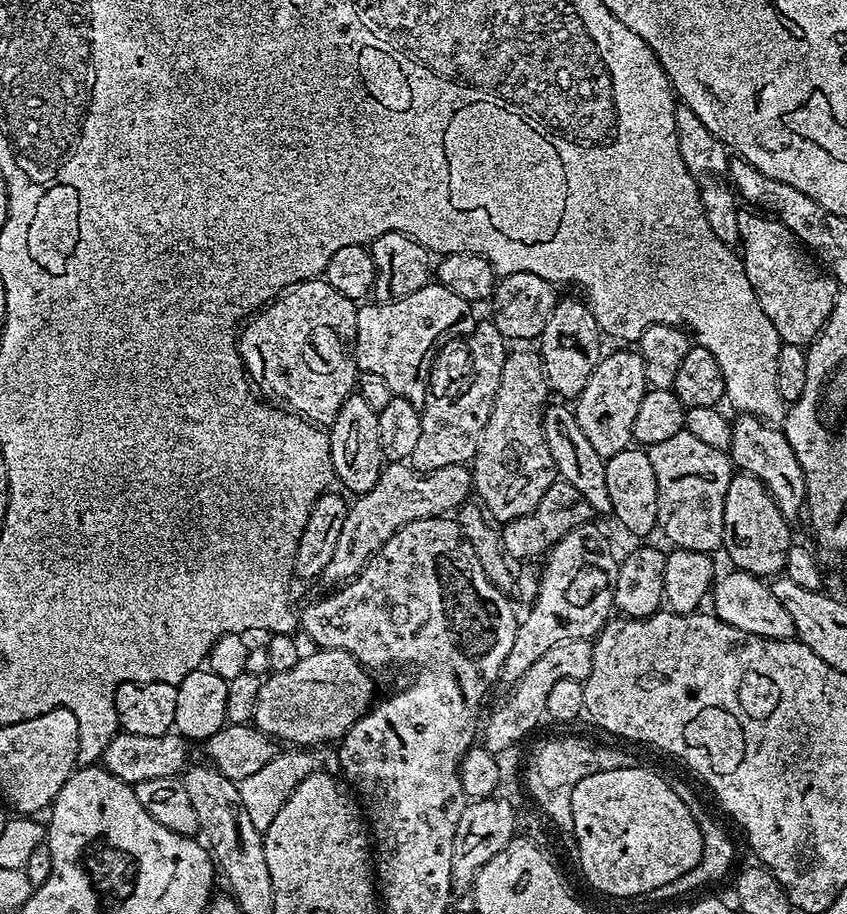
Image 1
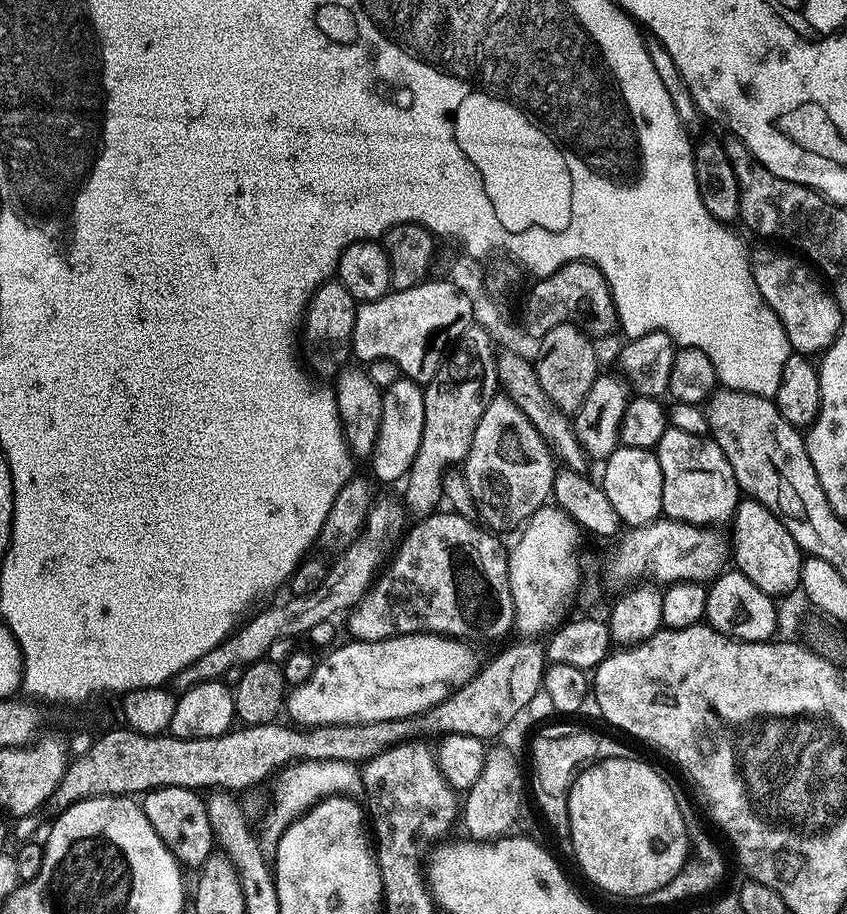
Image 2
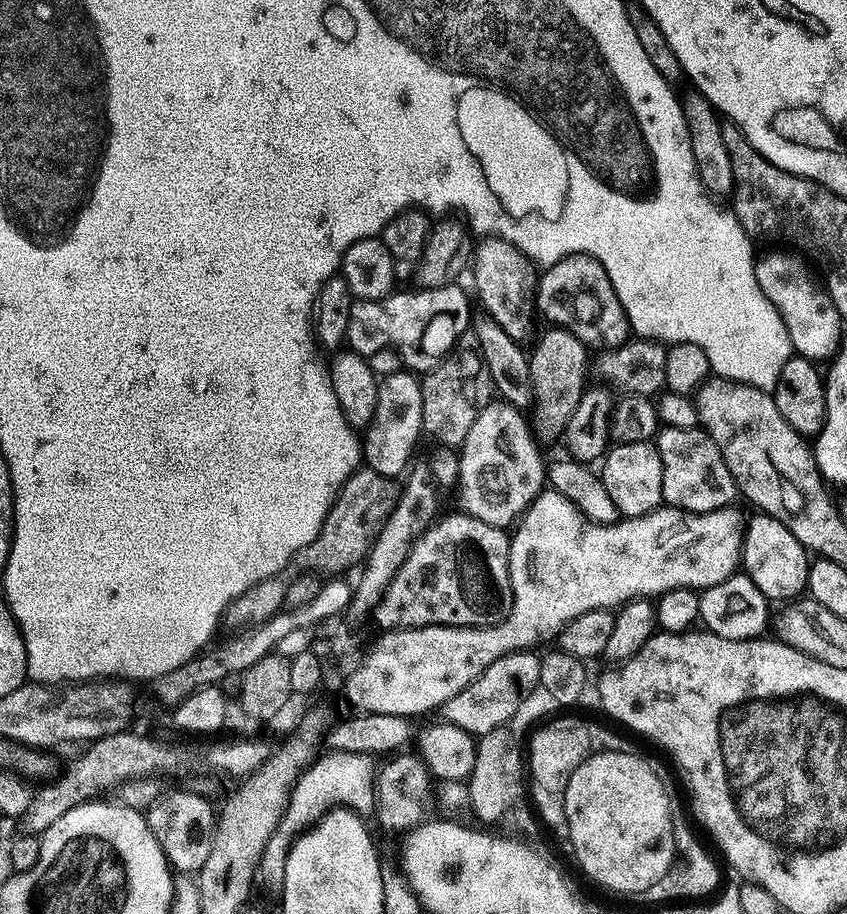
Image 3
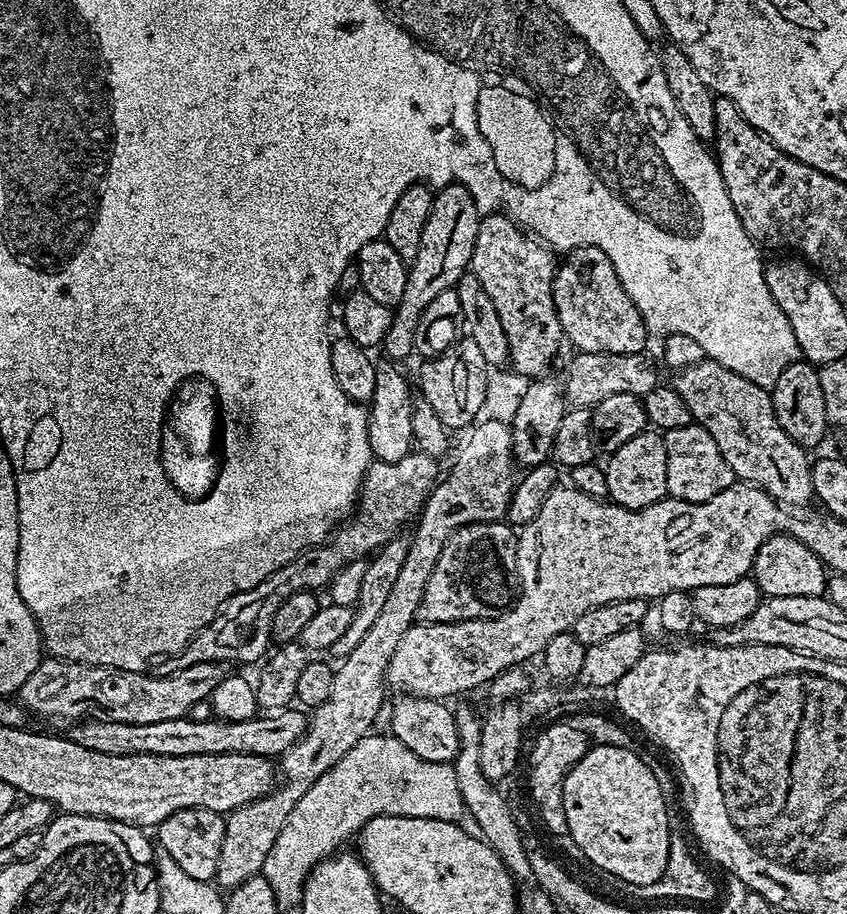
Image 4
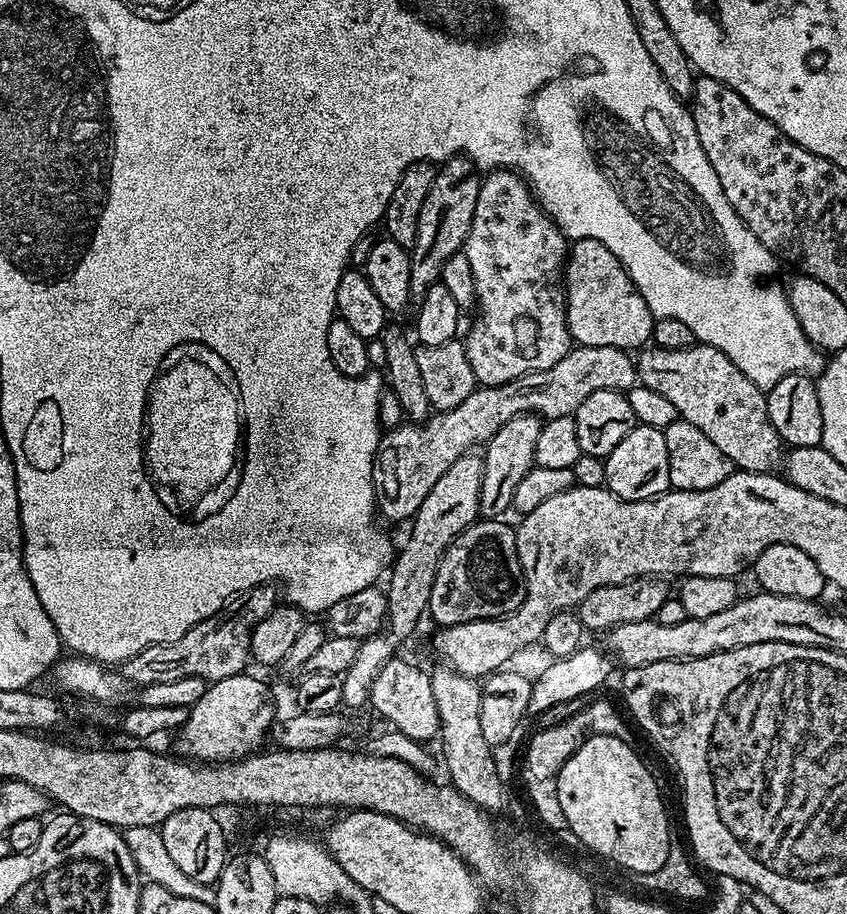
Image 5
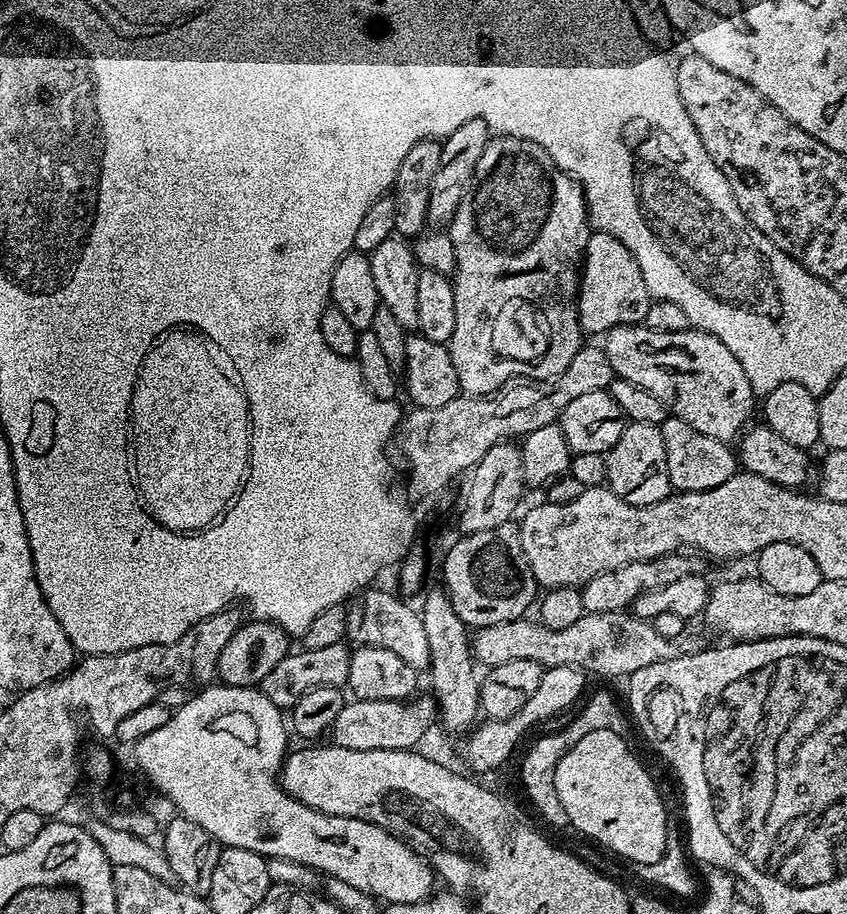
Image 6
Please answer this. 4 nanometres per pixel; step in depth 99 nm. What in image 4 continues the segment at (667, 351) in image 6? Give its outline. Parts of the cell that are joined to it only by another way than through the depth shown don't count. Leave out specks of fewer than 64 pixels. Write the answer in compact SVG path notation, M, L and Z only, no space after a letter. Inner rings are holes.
M707 358L689 368L679 369L675 376L674 386L678 394L682 394L682 402L690 406L693 421L703 426L710 438L718 442L718 450L722 450L722 458L730 462L730 470L737 481L758 485L766 494L770 494L785 506L808 506L813 503L809 453L800 448L798 442L794 442L790 434L782 430L782 426L778 426L769 389L758 386L742 378L742 374L734 374L734 370Z

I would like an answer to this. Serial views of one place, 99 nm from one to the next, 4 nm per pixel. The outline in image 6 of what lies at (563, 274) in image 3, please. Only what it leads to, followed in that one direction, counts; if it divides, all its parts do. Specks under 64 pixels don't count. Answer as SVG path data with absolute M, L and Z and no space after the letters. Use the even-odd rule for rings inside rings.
M593 231L586 242L586 250L580 272L580 295L578 307L580 309L580 327L585 333L608 332L611 328L620 328L623 324L643 325L646 318L646 310L650 310L653 299L646 290L646 278L642 278L642 270L630 250L614 238L614 234Z

